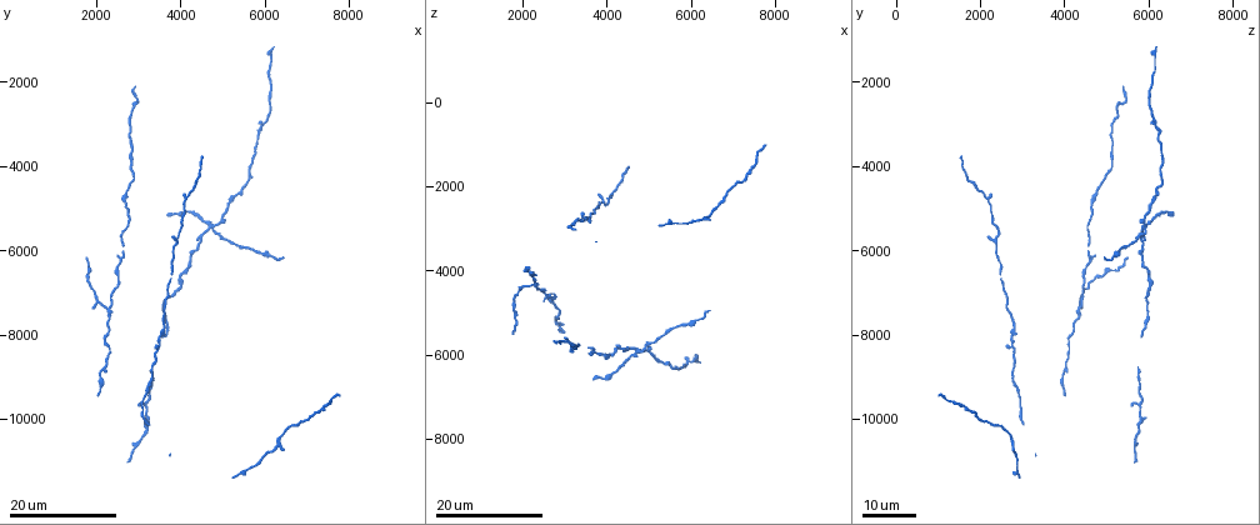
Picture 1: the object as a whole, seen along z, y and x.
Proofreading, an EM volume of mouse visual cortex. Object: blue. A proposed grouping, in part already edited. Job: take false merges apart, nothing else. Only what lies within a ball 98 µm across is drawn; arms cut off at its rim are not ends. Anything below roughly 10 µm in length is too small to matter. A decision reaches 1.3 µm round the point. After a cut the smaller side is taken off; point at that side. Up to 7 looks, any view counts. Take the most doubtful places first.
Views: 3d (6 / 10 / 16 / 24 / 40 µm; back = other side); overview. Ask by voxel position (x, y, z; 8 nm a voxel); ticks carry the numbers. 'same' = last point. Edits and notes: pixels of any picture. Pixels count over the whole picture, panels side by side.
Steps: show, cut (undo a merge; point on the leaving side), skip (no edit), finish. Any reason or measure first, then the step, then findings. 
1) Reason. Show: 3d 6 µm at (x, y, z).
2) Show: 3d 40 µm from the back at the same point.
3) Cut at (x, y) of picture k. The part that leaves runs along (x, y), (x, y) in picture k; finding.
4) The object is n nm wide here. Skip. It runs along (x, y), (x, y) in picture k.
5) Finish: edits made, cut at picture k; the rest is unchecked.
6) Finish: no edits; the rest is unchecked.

Looks like a crossing. Show: 3d 16 µm at (4700, 5400, 5900).

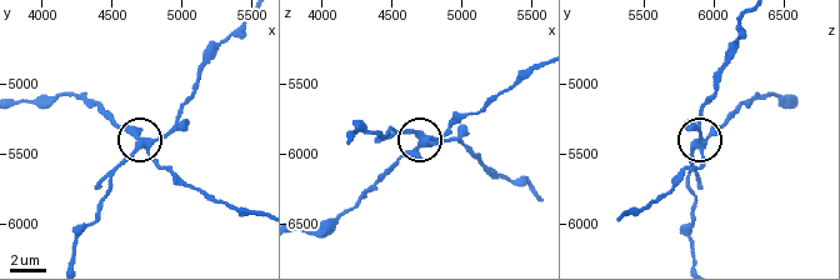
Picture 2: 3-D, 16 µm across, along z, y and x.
Zoom in. Show: 3d 10 µm at (4760, 5460, 5900).

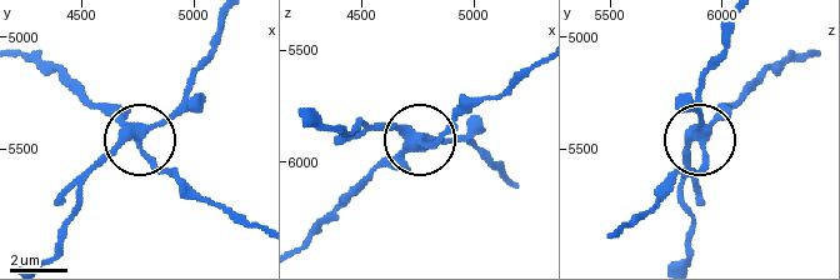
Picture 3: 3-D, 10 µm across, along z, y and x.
The object is 350 nm wide here. Cut at (109, 104) of picture 3. Two neurons meet here.

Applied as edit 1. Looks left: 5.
Show: overview.

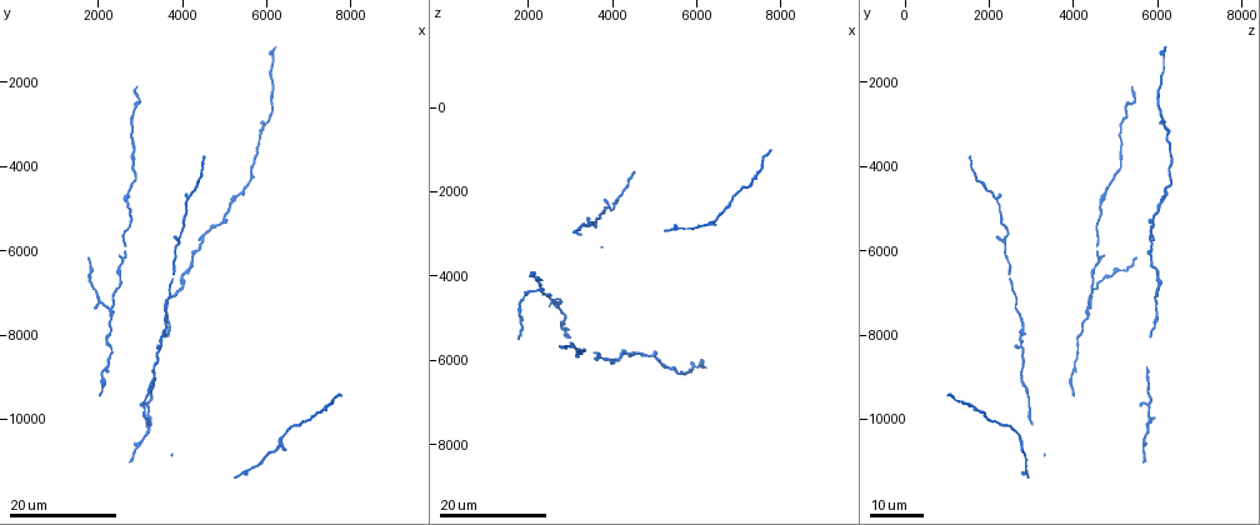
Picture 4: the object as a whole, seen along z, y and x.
Thin arm on a thick one. Show: 3d 16 µm at (3200, 9650, 5750).

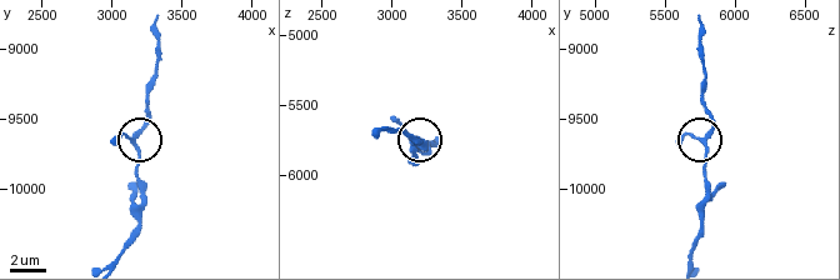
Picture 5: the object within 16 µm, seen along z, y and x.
Show: 3d 6 µm at (3160, 9660, 5780).

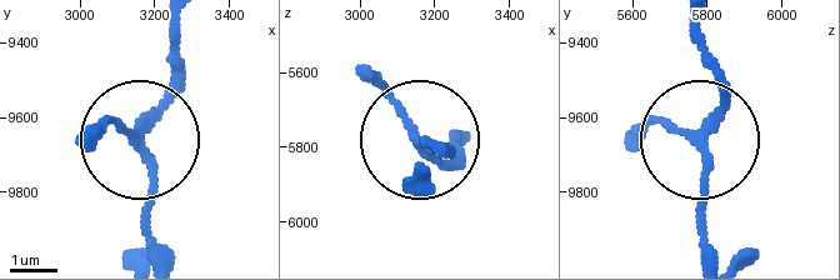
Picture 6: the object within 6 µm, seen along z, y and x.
Skip. It runs along (634, 134), (665, 123), (696, 138), (701, 254) in picture 6; one neuron here.

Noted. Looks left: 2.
Thin arm on a thick one. Show: 3d 24 µm at (2300, 7400, 4300).

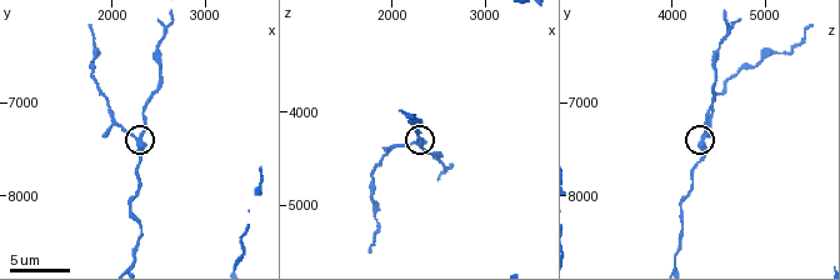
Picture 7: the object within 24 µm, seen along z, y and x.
Show: 3d 6 µm at (2250, 7350, 4300).

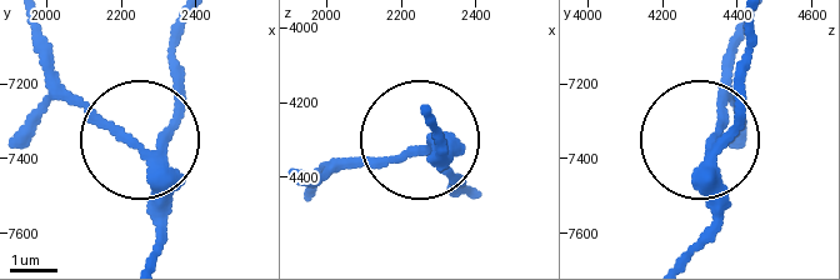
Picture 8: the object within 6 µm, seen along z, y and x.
3 arms meet here. Cut at (111, 128) of picture 8. A second neuron is stuck on.

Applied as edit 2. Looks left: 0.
Finish: edits made, cut at picture 3, cut at picture 8; the rest is unchecked.

